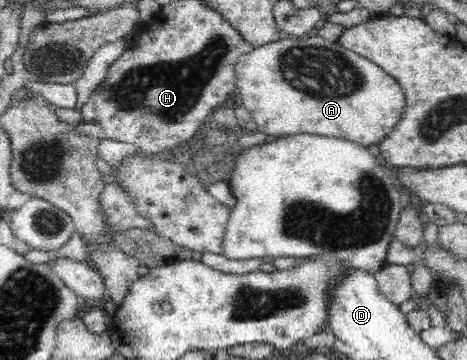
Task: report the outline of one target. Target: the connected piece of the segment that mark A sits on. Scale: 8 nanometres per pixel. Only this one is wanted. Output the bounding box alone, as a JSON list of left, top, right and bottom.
[234,34,405,148]

